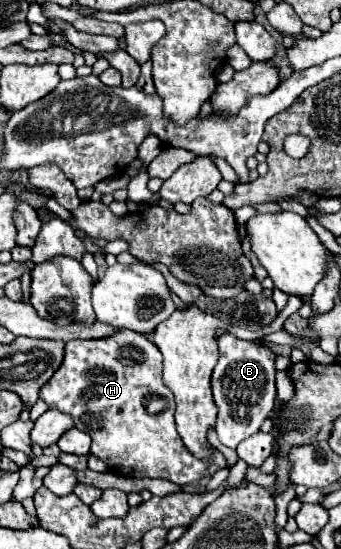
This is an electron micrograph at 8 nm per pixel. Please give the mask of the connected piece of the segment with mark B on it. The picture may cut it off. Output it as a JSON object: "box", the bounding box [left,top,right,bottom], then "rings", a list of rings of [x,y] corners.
{"box":[211,334,277,448],"rings":[[[233,334],[219,336],[219,362],[213,370],[211,388],[213,388],[215,404],[219,408],[215,430],[217,430],[217,436],[219,436],[223,446],[237,448],[237,444],[241,440],[249,438],[251,434],[255,434],[259,430],[259,426],[263,424],[263,420],[273,412],[273,408],[275,408],[275,374],[277,374],[275,352],[269,346],[259,344],[255,340],[241,340]]]}

